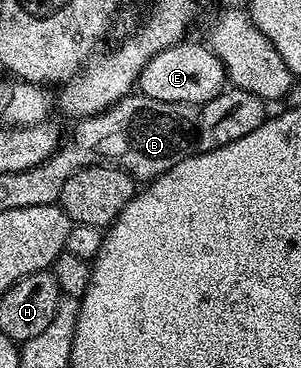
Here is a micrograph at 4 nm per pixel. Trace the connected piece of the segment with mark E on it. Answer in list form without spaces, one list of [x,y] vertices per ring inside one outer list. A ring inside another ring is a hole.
[[[193,39],[180,41],[167,51],[159,51],[147,67],[143,67],[139,89],[144,96],[159,99],[163,103],[187,103],[202,106],[227,88],[223,63],[214,55],[208,44],[196,45]]]

